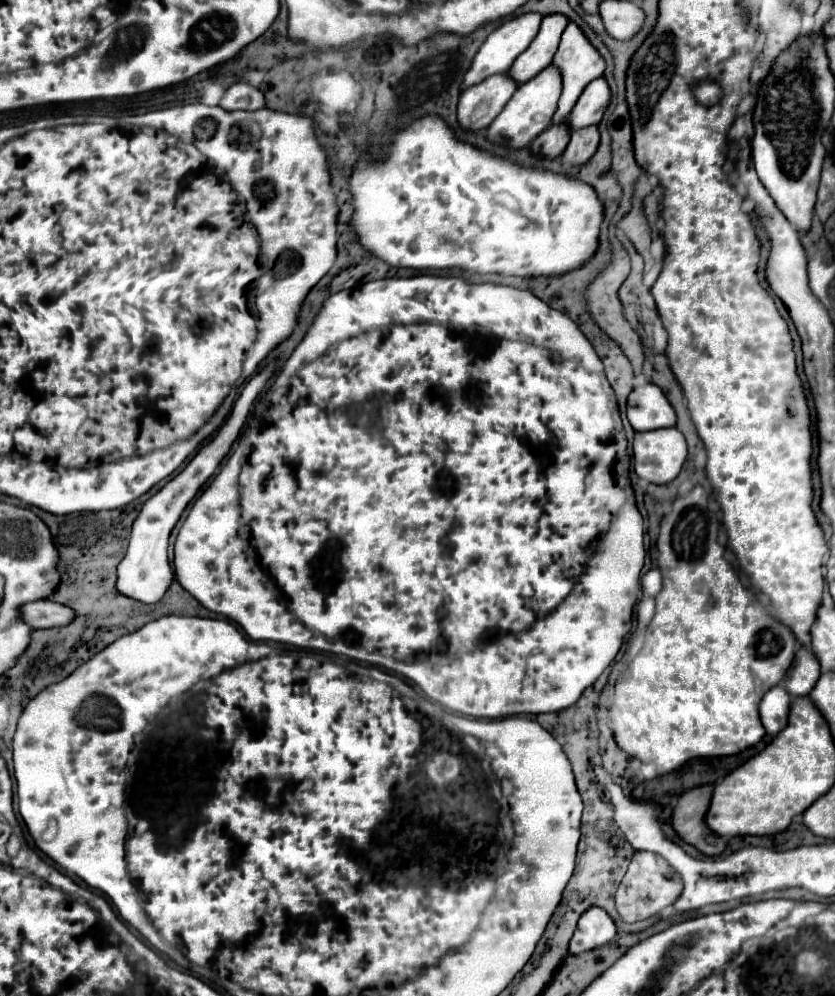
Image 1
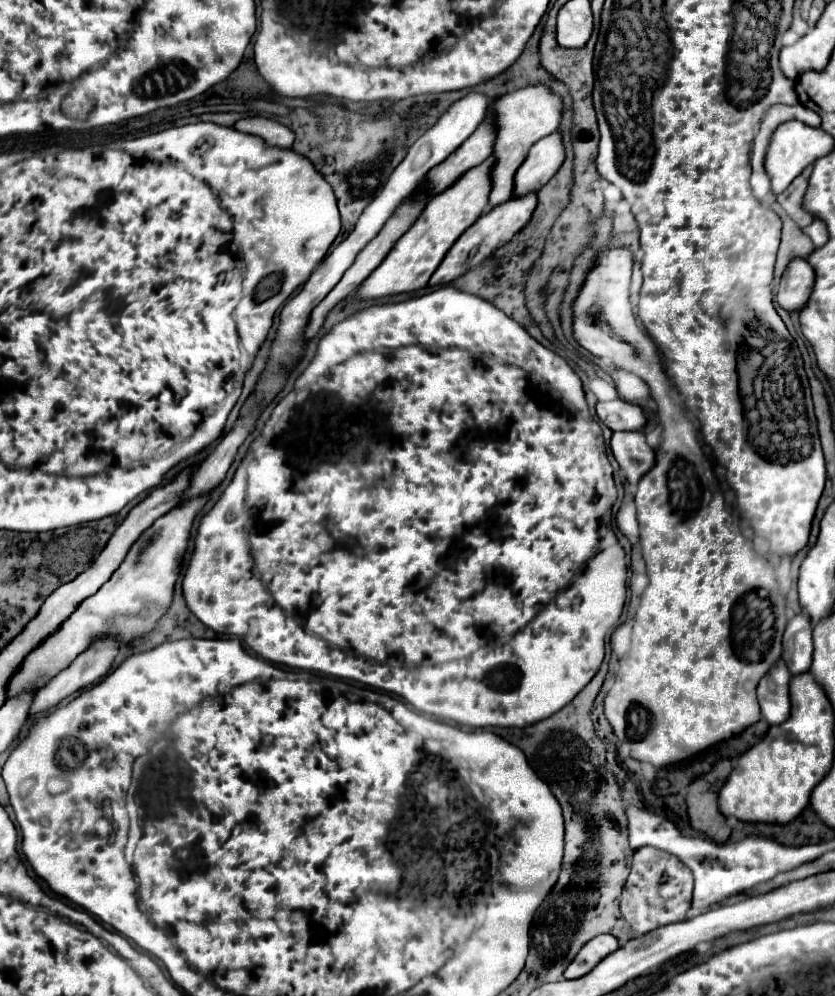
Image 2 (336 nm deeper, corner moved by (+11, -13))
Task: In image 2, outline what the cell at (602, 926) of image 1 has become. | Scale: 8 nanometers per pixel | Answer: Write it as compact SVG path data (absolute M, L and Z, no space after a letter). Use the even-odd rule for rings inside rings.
M601 934L593 940L589 940L579 954L575 956L575 960L569 964L569 968L565 970L565 978L573 980L573 978L581 978L583 974L591 972L605 956L609 956L611 952L615 952L619 948L619 942L615 936L611 934Z

